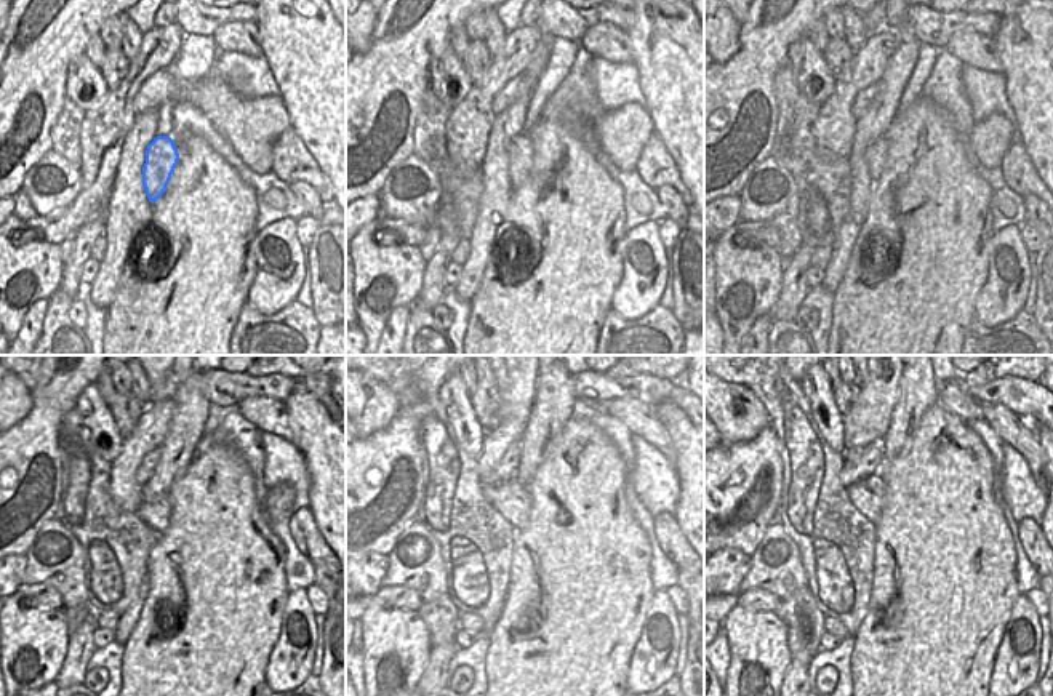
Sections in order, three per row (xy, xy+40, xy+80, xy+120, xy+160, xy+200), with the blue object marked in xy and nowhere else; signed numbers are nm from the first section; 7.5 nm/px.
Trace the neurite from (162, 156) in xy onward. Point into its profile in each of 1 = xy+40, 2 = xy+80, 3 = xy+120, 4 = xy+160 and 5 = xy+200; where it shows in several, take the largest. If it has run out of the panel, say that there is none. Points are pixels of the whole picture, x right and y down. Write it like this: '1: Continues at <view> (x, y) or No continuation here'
1: Continues at xy+40 (520, 149)
2: Continues at xy+80 (876, 154)
3: Continues at xy+120 (156, 514)
4: Continues at xy+160 (511, 498)
5: Continues at xy+200 (868, 496).

